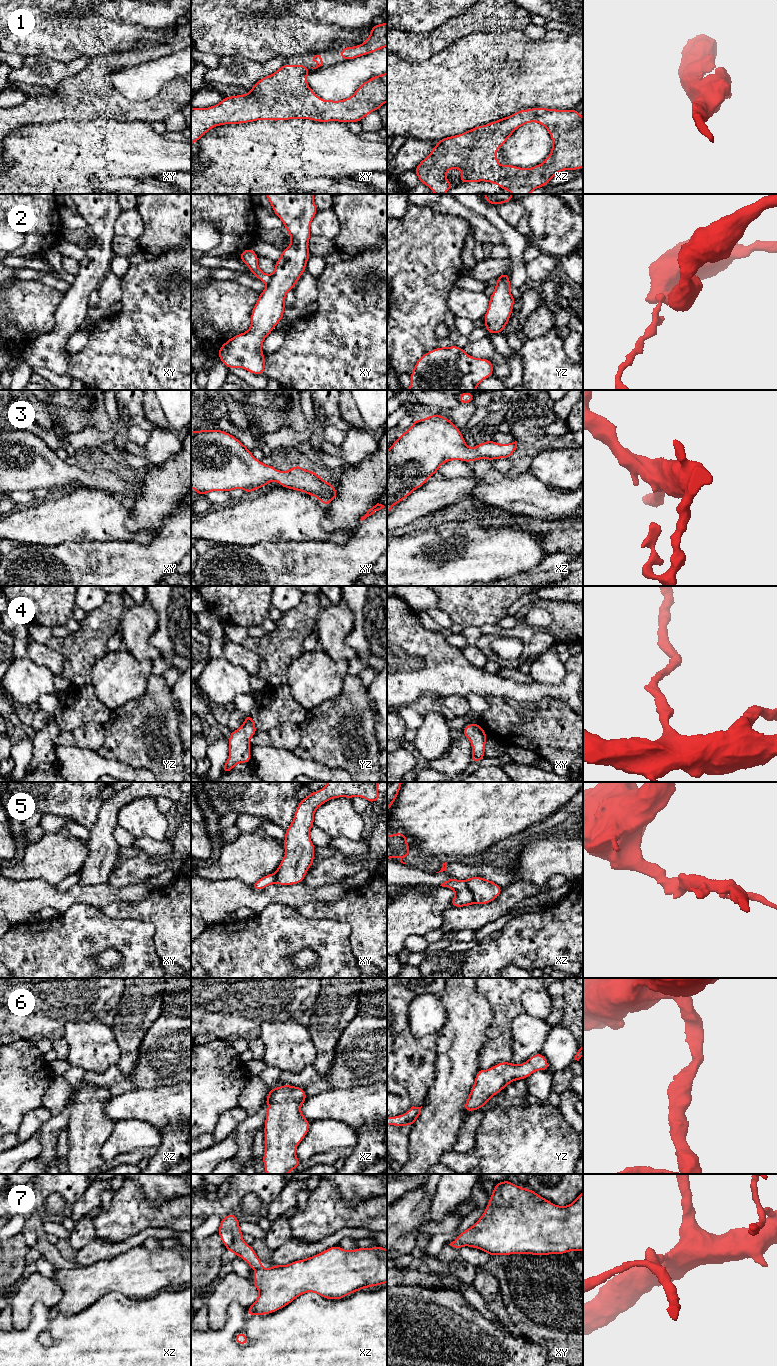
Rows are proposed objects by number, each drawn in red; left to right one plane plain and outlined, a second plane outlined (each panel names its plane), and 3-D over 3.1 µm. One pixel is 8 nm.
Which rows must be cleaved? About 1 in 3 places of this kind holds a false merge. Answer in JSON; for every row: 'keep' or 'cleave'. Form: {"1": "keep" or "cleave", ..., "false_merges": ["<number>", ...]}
{"1": "keep", "2": "cleave", "3": "keep", "4": "keep", "5": "cleave", "6": "keep", "7": "keep", "false_merges": ["2", "5"]}

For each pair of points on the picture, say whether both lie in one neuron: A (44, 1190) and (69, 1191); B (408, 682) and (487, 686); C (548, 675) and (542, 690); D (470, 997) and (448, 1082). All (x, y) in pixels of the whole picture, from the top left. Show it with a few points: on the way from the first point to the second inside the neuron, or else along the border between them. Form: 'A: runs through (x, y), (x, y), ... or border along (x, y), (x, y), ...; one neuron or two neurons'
A: runs through (50, 1188), (63, 1188); one neuron
B: runs through (428, 682), (467, 682); one neuron
C: border along (565, 673), (557, 684), (541, 684), (534, 680); two neurons
D: runs through (467, 1018), (464, 1034), (458, 1043), (457, 1061); one neuron

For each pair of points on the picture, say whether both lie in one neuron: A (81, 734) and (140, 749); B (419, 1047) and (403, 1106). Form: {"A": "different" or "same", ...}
{"A": "different", "B": "different"}

